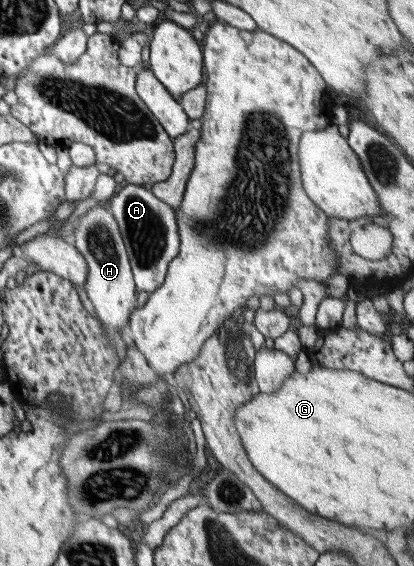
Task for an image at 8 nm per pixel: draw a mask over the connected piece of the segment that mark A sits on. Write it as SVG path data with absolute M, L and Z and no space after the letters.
M129 183L109 199L106 206L118 223L131 264L136 288L142 294L153 293L166 278L169 264L177 257L180 235L176 212L148 187Z

